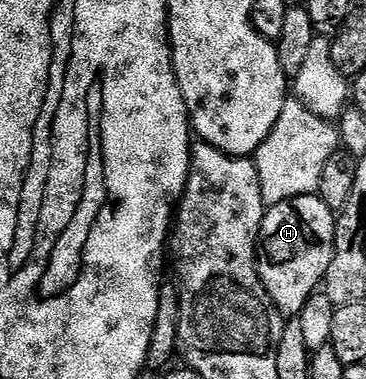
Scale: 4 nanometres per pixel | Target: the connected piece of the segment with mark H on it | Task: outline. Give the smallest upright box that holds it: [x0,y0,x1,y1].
[257,194,336,317]

